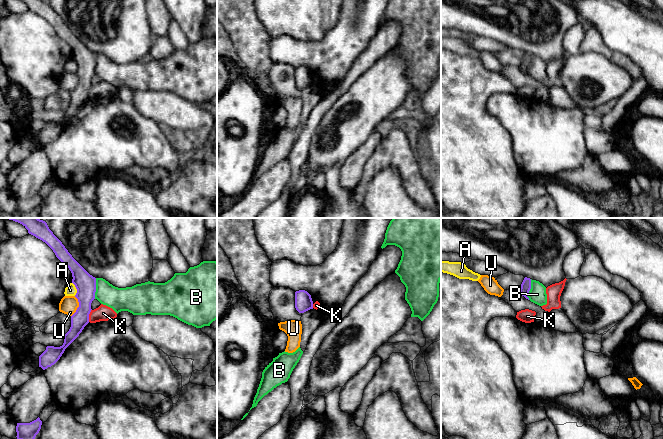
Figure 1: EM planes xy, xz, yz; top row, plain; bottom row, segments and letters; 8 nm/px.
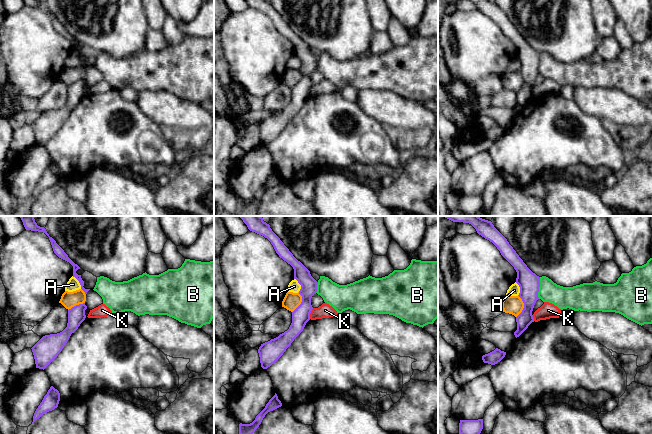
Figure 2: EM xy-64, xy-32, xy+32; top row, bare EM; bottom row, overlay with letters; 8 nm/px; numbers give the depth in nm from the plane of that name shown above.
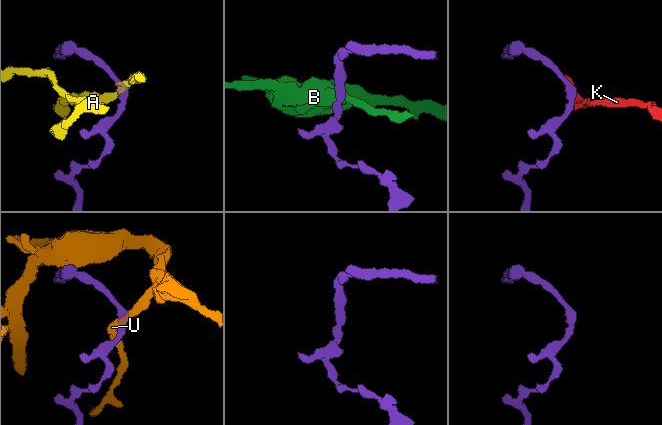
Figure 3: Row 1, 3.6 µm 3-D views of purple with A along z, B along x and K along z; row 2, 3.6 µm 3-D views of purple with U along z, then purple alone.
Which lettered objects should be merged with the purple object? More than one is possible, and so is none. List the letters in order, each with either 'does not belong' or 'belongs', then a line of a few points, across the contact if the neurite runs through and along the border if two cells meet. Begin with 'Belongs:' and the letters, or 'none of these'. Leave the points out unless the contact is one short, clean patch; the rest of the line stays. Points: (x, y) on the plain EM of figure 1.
Belongs: none of these
A: does not belong | xy (72, 58), (76, 65), (75, 71)
B: does not belong | xy (96, 54), (94, 74)
K: does not belong
U: does not belong

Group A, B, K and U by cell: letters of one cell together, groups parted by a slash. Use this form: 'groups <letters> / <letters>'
groups A / B / K / U

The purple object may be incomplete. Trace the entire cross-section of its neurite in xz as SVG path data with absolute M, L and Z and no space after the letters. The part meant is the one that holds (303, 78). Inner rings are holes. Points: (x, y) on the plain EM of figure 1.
M299 66L295 68L295 84L299 89L313 85L313 77L307 67Z

